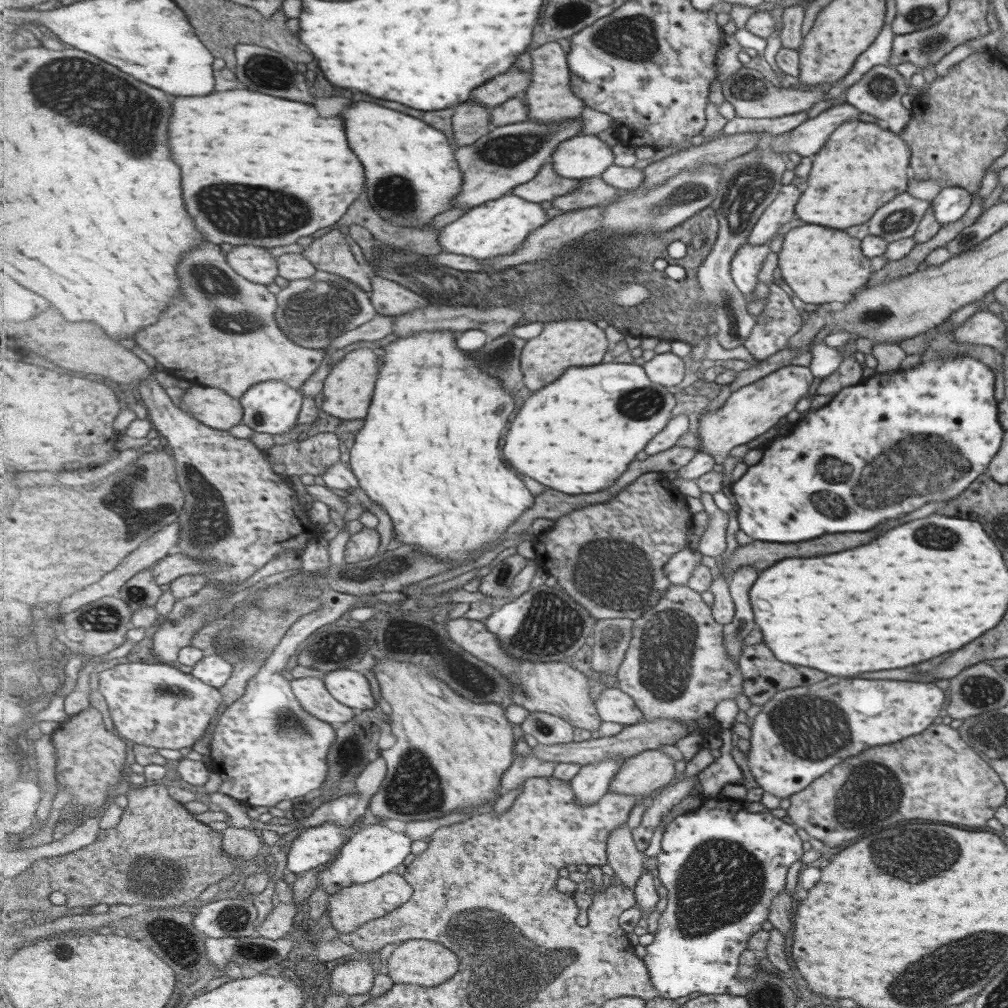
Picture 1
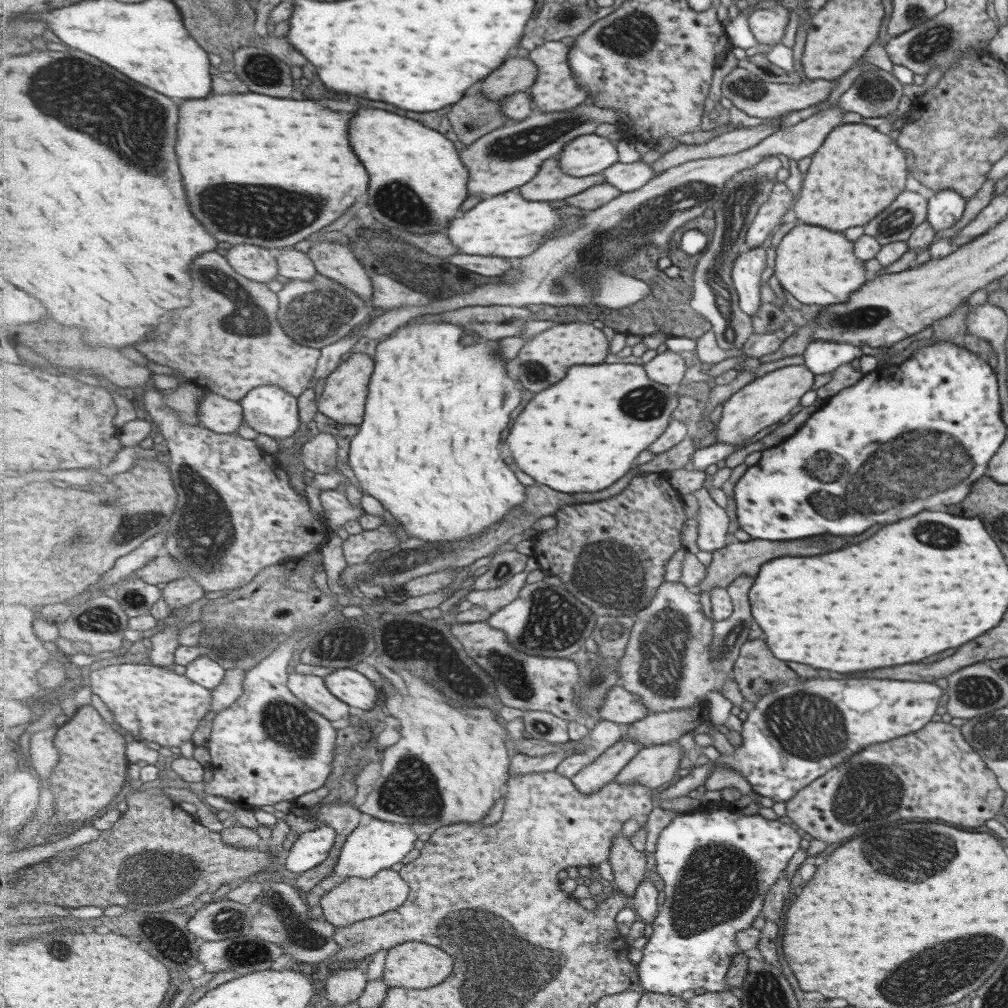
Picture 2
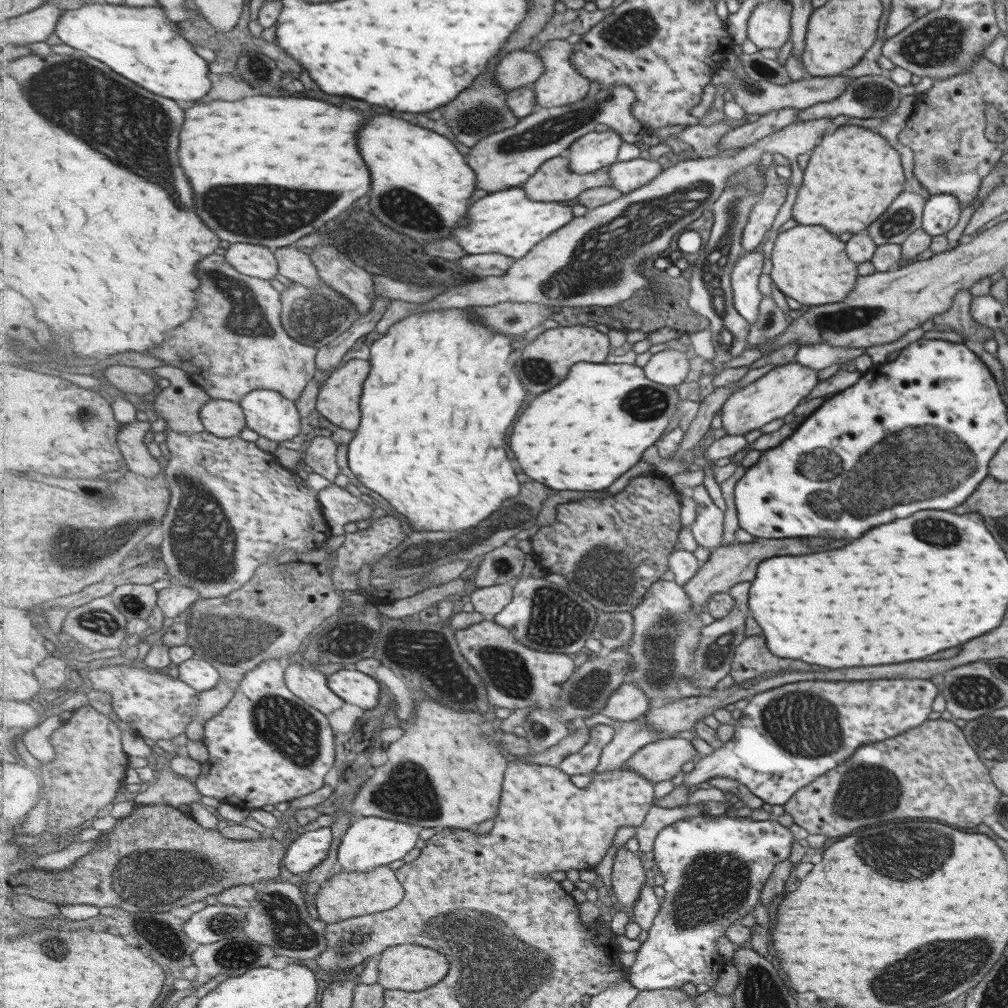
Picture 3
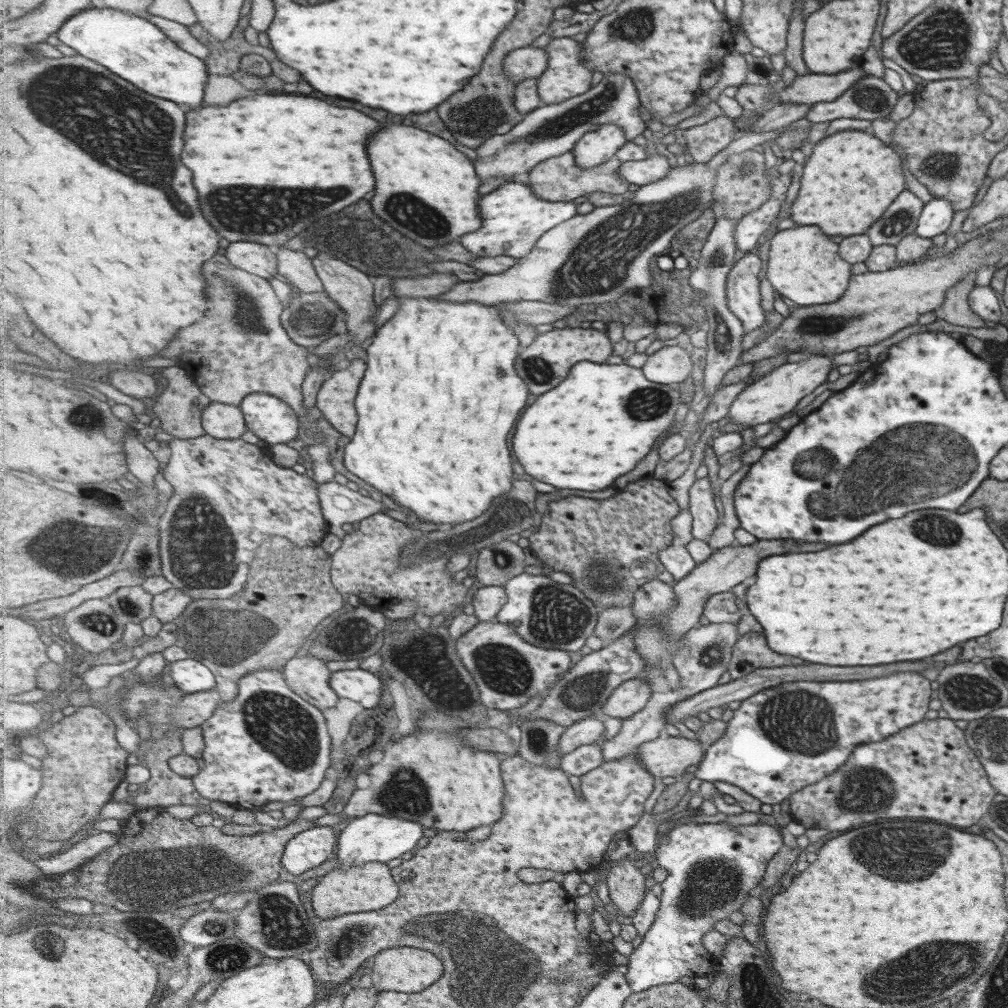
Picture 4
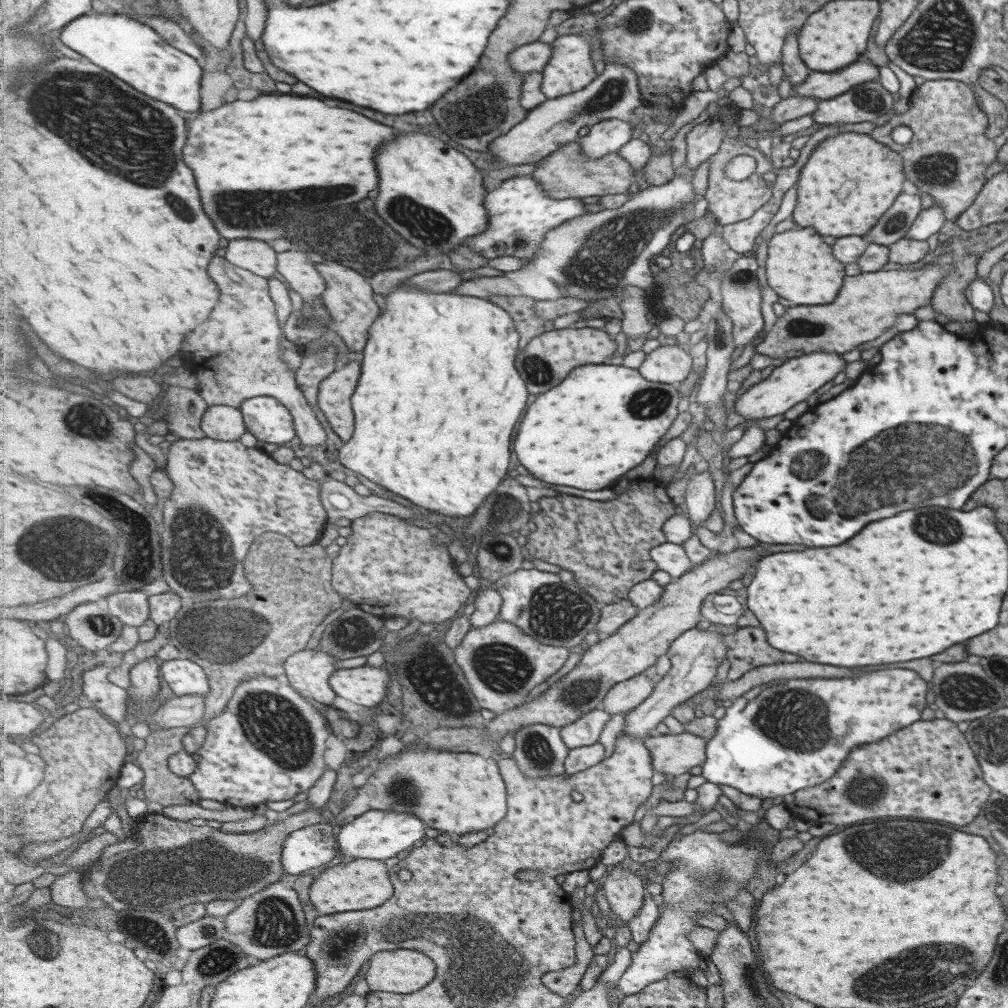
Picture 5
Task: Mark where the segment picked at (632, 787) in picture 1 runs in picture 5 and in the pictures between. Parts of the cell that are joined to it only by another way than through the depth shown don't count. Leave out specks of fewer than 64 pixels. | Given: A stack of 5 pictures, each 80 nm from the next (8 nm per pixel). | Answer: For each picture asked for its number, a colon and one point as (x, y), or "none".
2: (653, 766)
3: (661, 760)
4: (663, 757)
5: (673, 754)

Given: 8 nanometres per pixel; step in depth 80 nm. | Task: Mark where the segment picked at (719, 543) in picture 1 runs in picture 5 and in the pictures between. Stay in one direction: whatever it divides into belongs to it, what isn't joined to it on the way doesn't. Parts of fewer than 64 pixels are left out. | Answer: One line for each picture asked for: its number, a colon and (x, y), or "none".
2: (712, 524)
3: (706, 529)
4: (700, 500)
5: (698, 497)

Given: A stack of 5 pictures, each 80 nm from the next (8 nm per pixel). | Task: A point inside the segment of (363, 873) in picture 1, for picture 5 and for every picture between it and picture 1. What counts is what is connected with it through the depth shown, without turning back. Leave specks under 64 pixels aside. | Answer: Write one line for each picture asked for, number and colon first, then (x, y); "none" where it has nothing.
2: (380, 844)
3: (371, 842)
4: (373, 838)
5: (378, 835)

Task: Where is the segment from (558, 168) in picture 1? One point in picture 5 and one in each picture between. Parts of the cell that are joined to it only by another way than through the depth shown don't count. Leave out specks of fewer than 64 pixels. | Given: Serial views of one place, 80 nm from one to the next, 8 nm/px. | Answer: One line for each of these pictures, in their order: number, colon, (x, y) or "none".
2: (588, 155)
3: (596, 150)
4: (596, 147)
5: (610, 135)

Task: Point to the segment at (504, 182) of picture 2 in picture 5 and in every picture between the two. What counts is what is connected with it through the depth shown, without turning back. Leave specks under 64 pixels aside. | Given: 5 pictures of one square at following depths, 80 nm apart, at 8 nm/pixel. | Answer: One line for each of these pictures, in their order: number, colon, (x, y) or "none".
3: (508, 158)
4: (549, 131)
5: (616, 93)

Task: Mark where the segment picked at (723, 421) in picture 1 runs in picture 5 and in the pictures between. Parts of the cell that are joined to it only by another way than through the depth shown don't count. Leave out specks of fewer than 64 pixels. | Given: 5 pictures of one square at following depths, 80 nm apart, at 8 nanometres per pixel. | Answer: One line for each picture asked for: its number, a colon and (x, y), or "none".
2: (746, 414)
3: (774, 394)
4: (769, 397)
5: (791, 382)

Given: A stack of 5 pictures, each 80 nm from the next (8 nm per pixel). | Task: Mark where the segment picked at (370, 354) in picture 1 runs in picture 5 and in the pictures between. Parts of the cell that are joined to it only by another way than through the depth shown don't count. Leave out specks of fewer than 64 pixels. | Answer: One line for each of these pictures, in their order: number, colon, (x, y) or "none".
2: (344, 399)
3: (340, 399)
4: (337, 397)
5: (335, 398)

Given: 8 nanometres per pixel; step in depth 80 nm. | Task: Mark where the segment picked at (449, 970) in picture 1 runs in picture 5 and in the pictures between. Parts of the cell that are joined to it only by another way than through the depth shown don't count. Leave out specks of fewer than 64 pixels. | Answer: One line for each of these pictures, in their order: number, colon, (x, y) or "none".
2: (416, 965)
3: (410, 967)
4: (411, 970)
5: (404, 971)

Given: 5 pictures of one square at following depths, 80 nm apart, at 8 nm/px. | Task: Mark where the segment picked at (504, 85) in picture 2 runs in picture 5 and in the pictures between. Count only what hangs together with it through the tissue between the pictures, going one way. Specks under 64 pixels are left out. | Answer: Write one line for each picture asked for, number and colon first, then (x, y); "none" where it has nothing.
3: (520, 68)
4: (528, 62)
5: (533, 57)

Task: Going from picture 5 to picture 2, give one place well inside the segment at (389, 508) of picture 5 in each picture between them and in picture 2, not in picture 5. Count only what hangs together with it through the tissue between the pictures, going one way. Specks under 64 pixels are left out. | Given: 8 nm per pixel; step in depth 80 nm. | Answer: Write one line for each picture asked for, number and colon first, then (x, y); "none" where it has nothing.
2: (338, 509)
3: (340, 507)
4: (341, 505)

